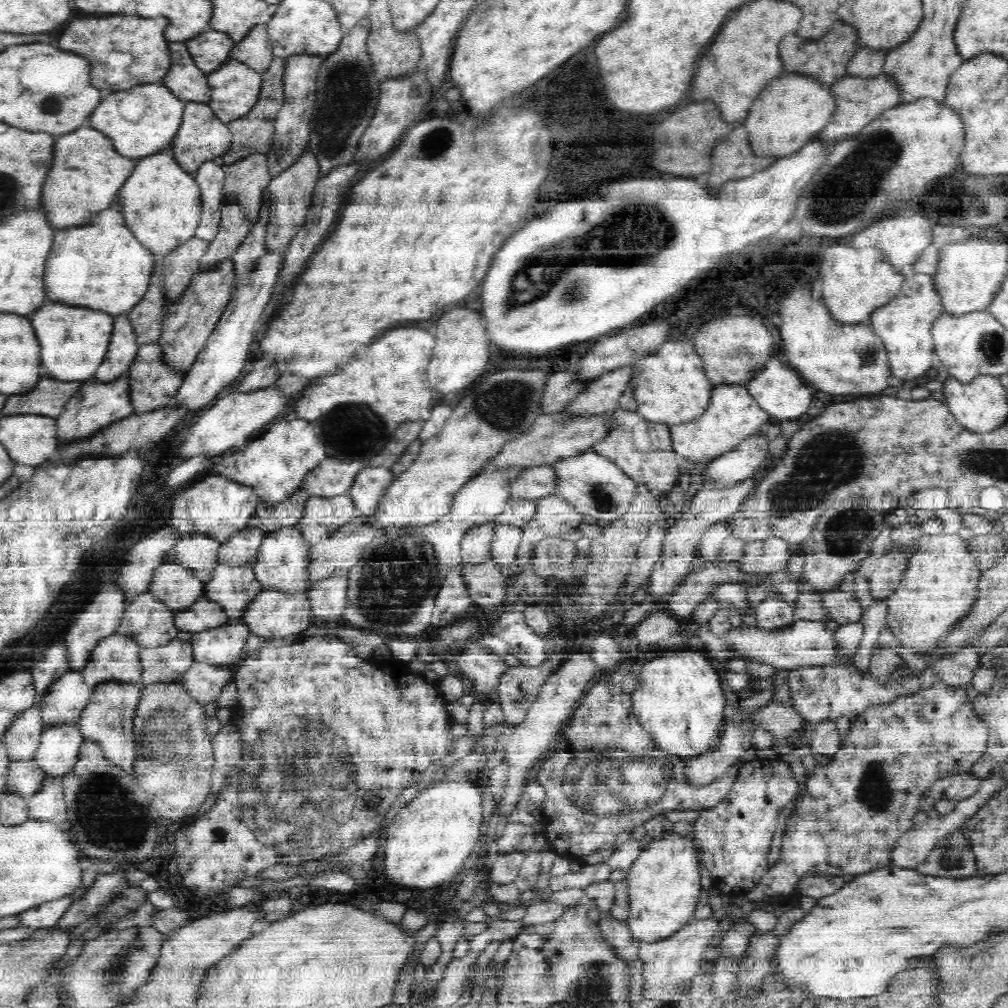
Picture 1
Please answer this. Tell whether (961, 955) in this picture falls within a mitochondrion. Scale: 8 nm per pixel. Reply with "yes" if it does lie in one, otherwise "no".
no

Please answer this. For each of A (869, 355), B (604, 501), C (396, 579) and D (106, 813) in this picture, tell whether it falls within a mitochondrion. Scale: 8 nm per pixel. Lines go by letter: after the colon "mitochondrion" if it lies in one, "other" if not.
A: other
B: mitochondrion
C: mitochondrion
D: mitochondrion

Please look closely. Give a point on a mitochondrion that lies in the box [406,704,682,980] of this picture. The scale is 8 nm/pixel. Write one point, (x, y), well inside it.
(637, 788)

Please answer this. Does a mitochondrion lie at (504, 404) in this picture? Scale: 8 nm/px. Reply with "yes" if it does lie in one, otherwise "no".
yes

